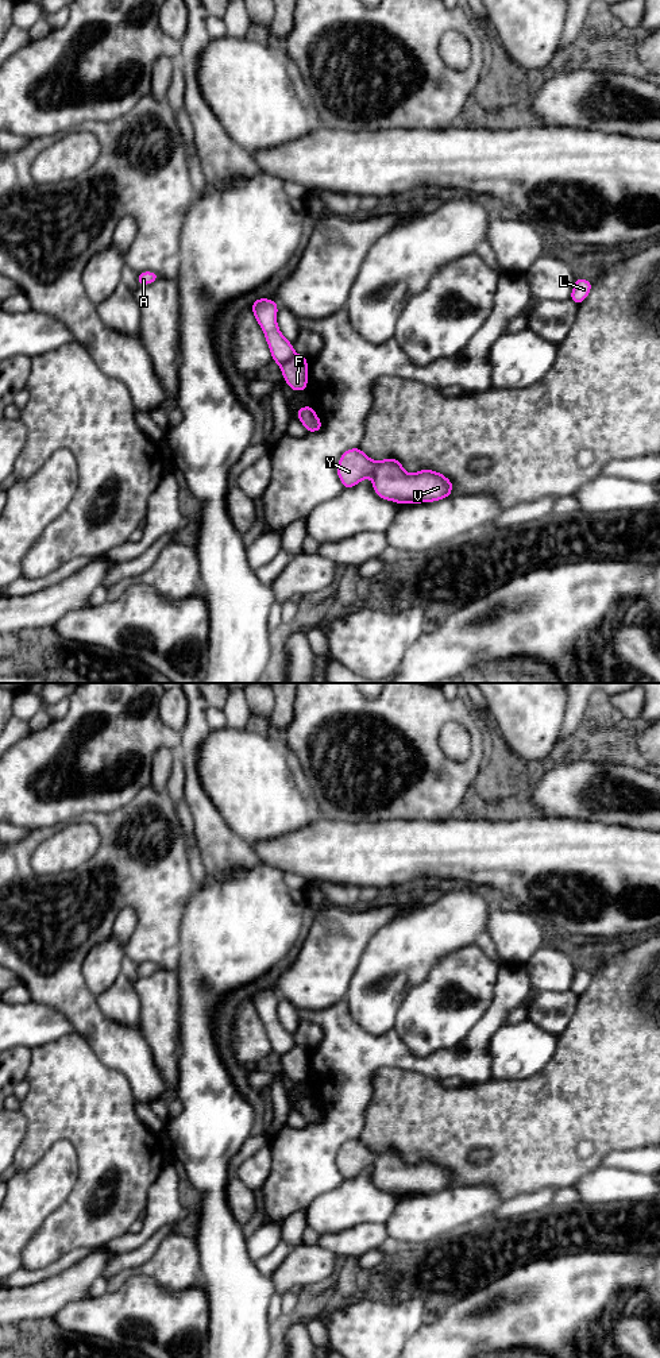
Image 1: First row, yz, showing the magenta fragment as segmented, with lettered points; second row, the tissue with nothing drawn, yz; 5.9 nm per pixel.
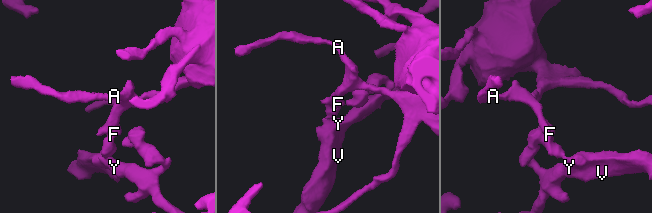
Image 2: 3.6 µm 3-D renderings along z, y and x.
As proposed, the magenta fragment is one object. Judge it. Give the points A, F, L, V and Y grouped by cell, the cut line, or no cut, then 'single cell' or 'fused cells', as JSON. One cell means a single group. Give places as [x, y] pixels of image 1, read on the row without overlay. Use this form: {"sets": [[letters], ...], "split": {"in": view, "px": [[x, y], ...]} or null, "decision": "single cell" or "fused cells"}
{"sets": [["A", "L"], ["F", "V", "Y"]], "split": {"in": "yz", "px": [[294, 1044], [281, 1057]]}, "decision": "fused cells"}

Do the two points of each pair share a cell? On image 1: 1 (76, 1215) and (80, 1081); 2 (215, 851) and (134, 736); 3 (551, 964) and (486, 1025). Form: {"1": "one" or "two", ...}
{"1": "one", "2": "two", "3": "two"}

